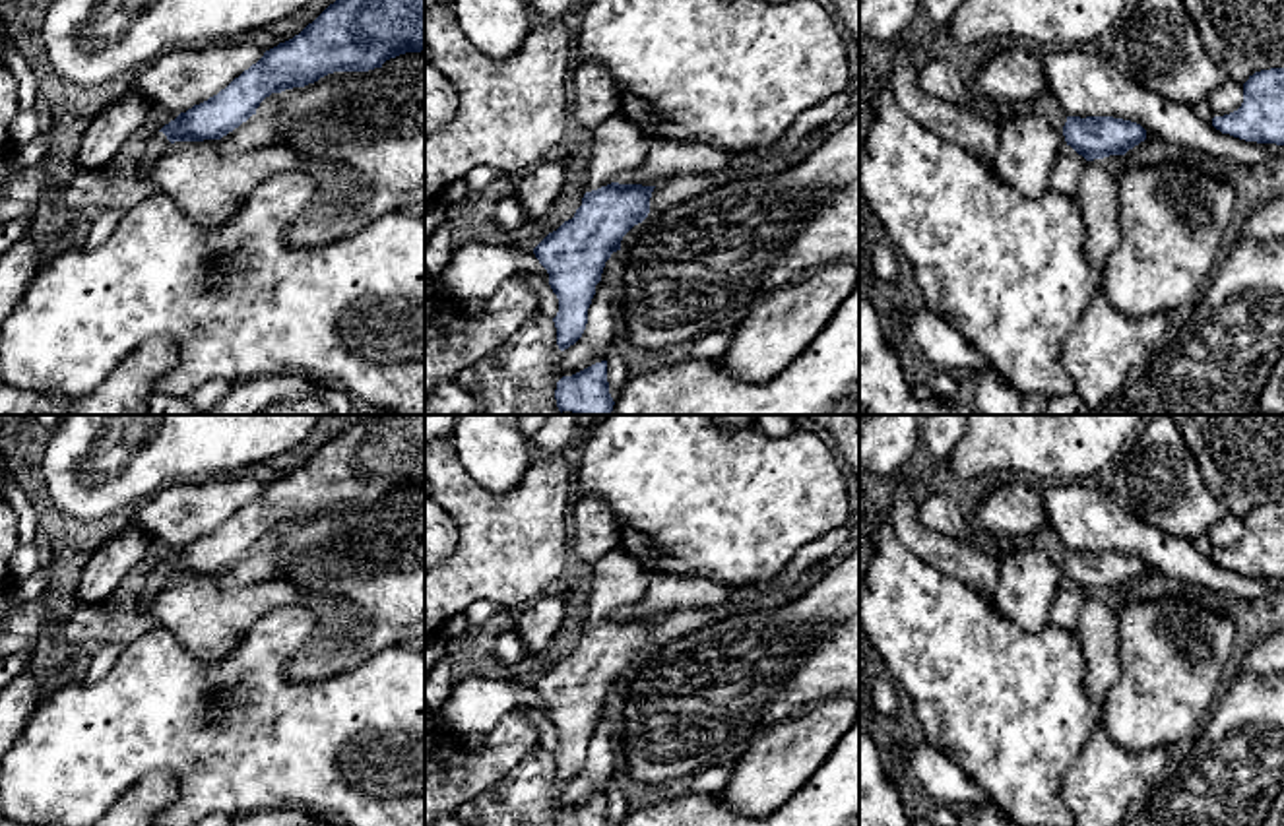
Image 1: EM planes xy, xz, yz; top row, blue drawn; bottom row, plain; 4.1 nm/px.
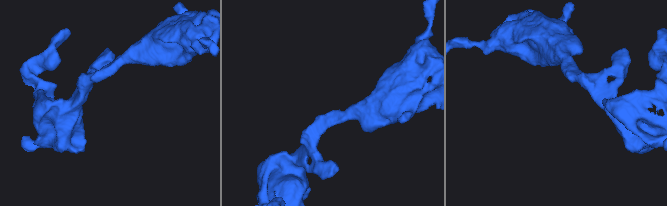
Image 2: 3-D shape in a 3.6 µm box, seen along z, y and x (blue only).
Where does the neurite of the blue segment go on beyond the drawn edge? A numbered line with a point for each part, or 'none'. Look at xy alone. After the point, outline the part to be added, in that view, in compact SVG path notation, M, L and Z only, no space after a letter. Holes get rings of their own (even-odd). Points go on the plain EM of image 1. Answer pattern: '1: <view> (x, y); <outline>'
1: xy (158, 578); M157 566L151 574L147 574L145 578L145 589L144 593L136 599L136 611L149 615L147 613L147 605L151 603L151 599L161 593L161 589L167 586L167 582L171 580L171 576L167 574L167 570L163 566Z

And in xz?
1: xz (617, 582); M613 549L594 562L588 578L586 626L607 620L634 607L648 591L652 574L623 549Z

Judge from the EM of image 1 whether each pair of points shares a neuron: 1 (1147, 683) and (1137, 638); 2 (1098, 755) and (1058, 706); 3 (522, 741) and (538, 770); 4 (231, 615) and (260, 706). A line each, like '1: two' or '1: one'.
1: one
2: two
3: two
4: two

